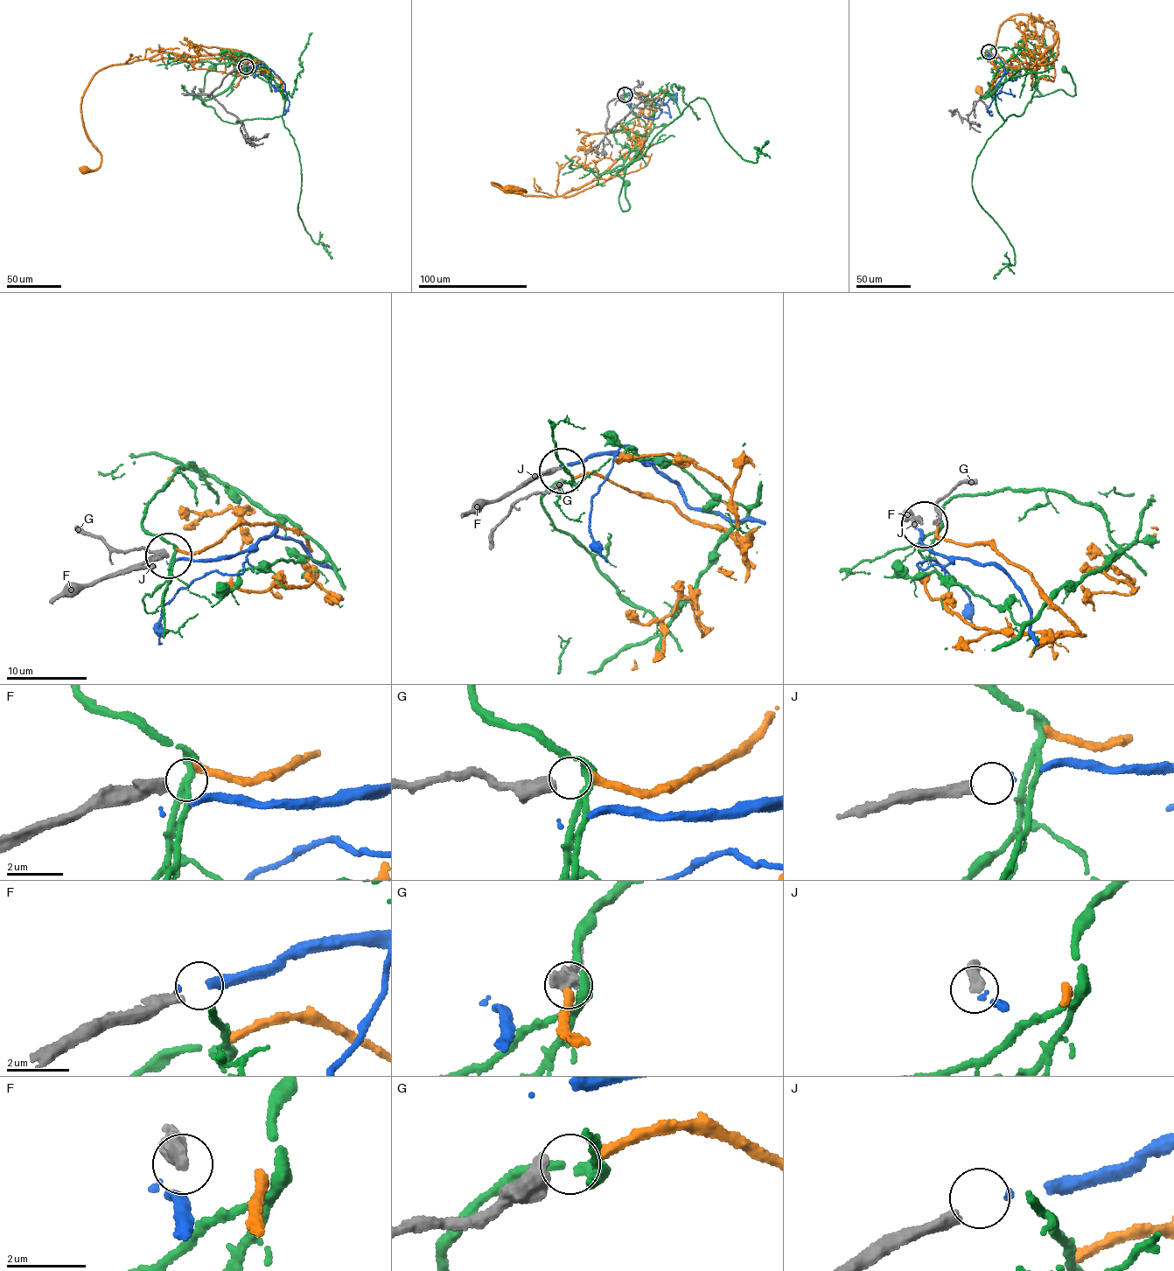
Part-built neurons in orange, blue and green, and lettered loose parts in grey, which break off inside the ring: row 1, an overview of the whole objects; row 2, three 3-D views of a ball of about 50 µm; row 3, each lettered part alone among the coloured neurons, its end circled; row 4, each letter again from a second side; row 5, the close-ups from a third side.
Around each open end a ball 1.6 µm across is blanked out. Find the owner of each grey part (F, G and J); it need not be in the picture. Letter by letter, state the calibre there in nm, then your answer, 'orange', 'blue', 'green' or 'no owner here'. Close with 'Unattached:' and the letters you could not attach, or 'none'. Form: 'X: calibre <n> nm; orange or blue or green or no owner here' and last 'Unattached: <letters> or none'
F: calibre 360 nm; no owner here
G: calibre 440 nm; orange
J: calibre 360 nm; blue
Unattached: F

